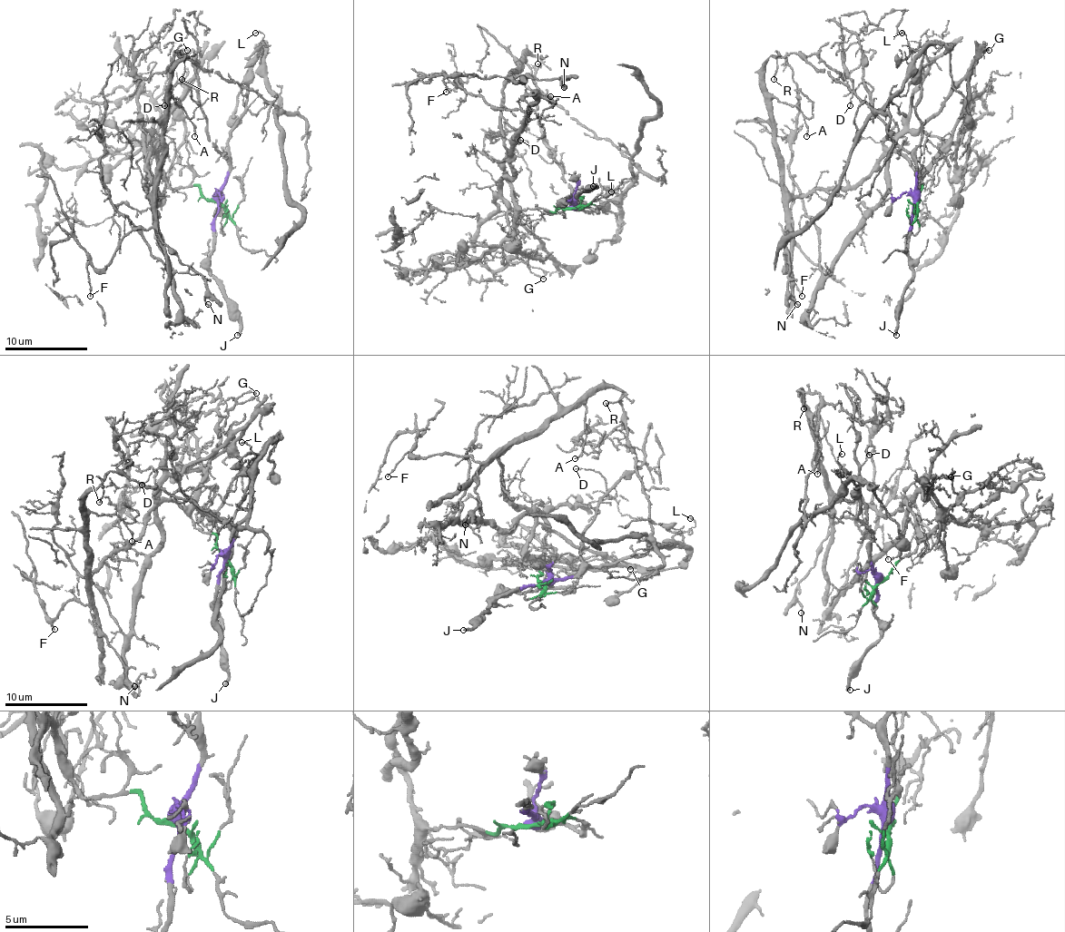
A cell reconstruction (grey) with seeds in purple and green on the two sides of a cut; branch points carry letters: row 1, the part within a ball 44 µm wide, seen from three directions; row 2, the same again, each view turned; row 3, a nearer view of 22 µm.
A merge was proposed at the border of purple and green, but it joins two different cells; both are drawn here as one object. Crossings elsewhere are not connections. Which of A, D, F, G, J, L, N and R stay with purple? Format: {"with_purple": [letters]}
{"with_purple": ["D", "J", "L"]}

